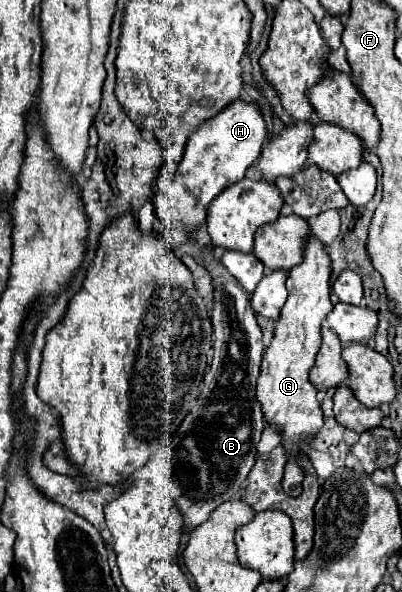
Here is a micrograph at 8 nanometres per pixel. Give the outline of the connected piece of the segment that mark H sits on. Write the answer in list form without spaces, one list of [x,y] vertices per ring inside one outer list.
[[[235,100],[229,108],[223,108],[217,116],[203,122],[187,140],[183,160],[177,166],[173,182],[167,186],[167,192],[159,190],[155,194],[155,212],[161,222],[169,220],[169,210],[175,208],[177,218],[185,224],[185,230],[199,228],[205,222],[209,204],[233,182],[243,180],[245,170],[261,156],[263,144],[267,140],[267,124],[263,110],[255,102]]]

